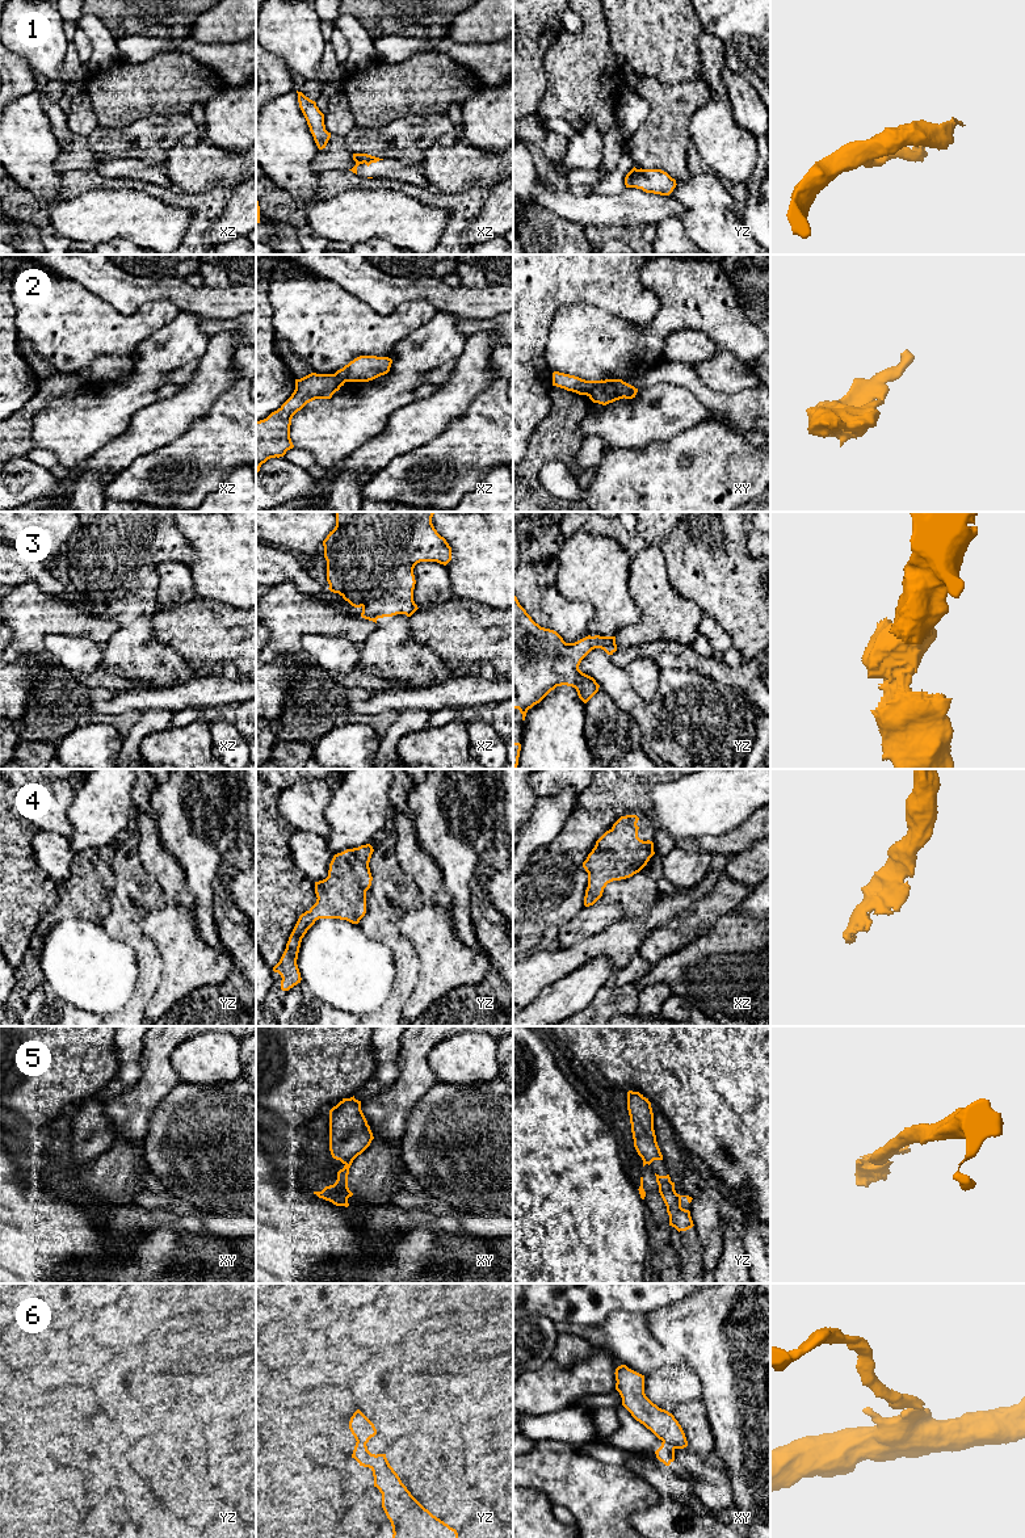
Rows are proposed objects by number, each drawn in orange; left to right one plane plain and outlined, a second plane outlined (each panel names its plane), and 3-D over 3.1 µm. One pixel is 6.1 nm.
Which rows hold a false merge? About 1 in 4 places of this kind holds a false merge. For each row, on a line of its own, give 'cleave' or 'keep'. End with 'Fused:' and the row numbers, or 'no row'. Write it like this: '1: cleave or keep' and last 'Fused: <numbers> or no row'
1: keep
2: cleave
3: keep
4: keep
5: keep
6: cleave
Fused: 2, 6

